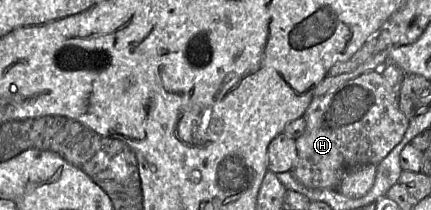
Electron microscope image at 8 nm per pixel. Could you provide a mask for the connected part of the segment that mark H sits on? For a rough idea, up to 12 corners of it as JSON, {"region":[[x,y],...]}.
{"region":[[380,70],[314,96],[292,172],[337,189],[409,119]]}

